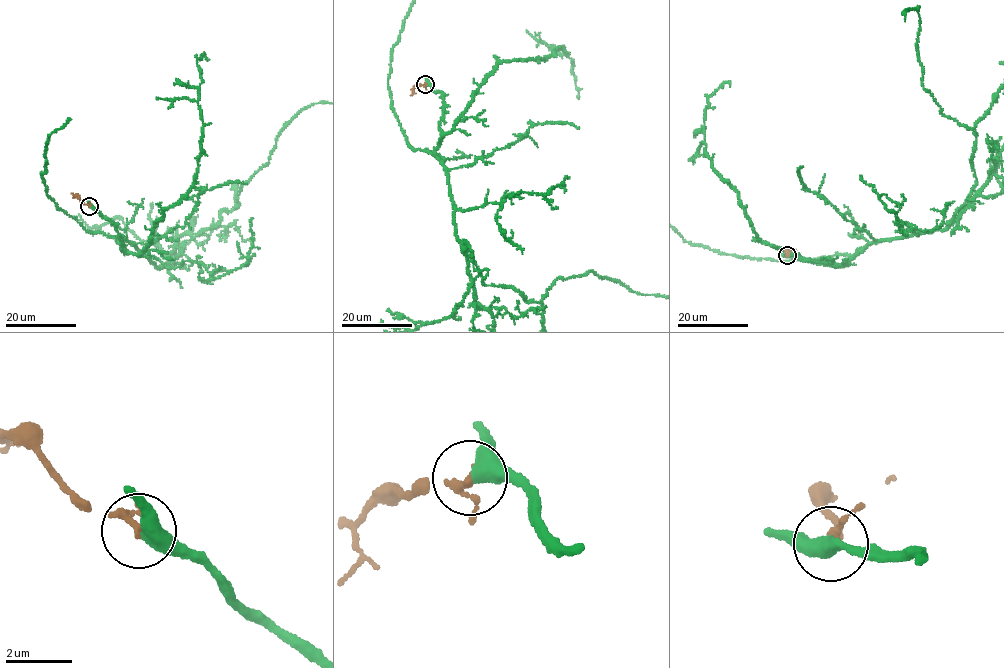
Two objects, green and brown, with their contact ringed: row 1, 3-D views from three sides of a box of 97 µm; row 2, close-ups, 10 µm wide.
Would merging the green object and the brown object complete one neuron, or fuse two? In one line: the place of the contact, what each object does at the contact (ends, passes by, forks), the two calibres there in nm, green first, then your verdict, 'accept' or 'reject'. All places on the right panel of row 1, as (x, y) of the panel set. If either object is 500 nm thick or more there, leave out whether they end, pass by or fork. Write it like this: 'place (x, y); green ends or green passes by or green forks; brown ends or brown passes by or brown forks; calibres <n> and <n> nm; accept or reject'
place (787, 255); green passes by; brown ends; calibres 360 and 240 nm; accept

